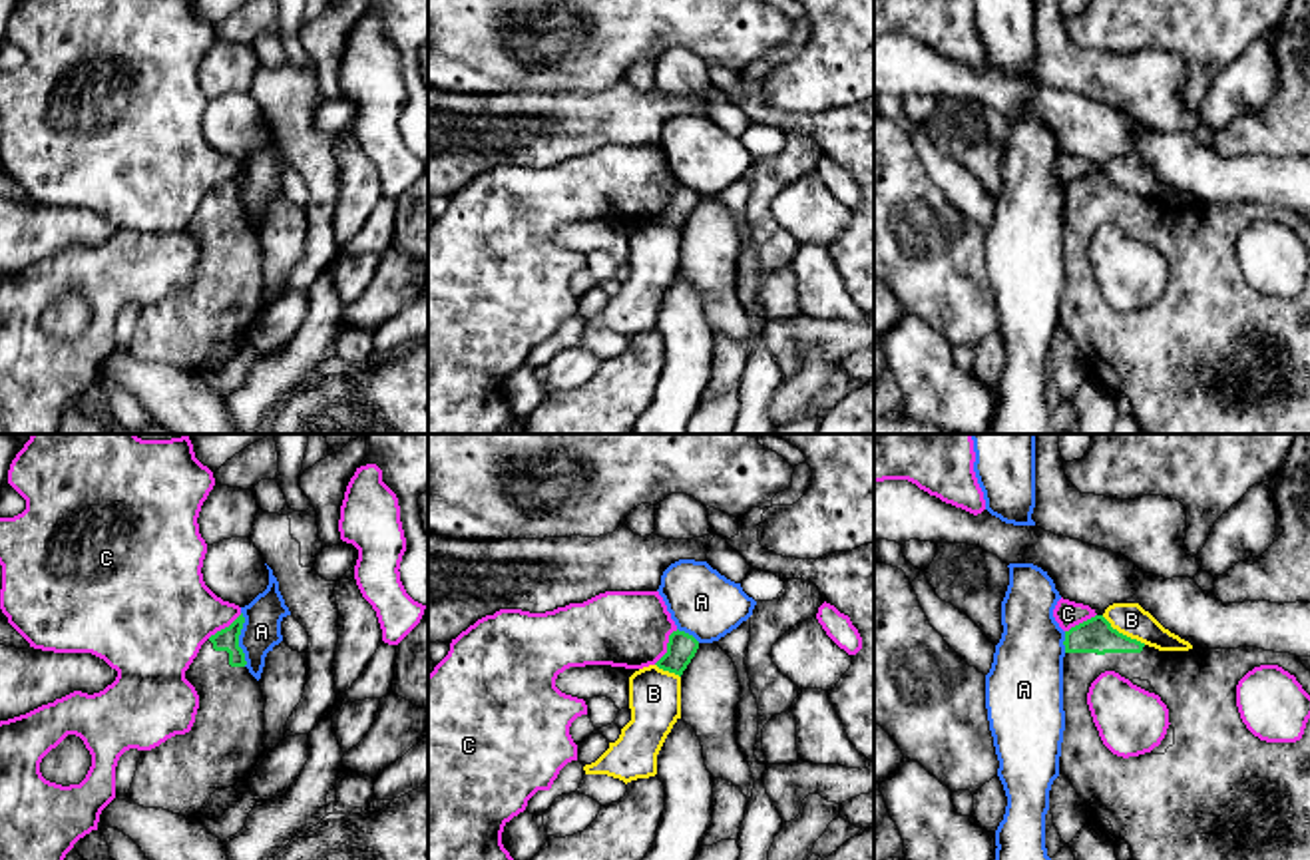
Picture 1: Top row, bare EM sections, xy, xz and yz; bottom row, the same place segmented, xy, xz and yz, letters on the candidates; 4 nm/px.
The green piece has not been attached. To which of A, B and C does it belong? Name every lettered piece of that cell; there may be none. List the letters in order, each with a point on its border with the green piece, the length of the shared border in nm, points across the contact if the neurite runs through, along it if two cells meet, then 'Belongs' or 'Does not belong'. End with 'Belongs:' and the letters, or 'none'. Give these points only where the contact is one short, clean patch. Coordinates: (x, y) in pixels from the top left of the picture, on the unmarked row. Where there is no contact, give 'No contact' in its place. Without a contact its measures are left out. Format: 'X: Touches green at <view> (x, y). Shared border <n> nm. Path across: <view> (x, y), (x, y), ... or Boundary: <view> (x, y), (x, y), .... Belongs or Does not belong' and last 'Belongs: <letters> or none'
A: Touches green at xy (237, 194). Shared border 220 nm. Boundary: xy (241, 166), (239, 202), (245, 219). Does not belong
B: Touches green at yz (1121, 188). Shared border 220 nm. Boundary: yz (1101, 170), (1119, 186), (1145, 198). Does not belong
C: Touches green at xz (667, 200). Shared border 170 nm. Does not belong
Belongs: none

